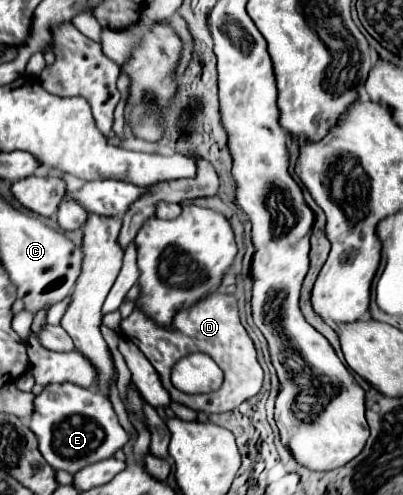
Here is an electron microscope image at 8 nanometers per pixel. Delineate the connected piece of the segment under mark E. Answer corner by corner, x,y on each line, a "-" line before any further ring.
50,384
36,396
30,430
38,436
44,460
54,470
64,470
72,476
84,466
114,456
114,452
130,440
128,432
118,422
110,398
74,384

